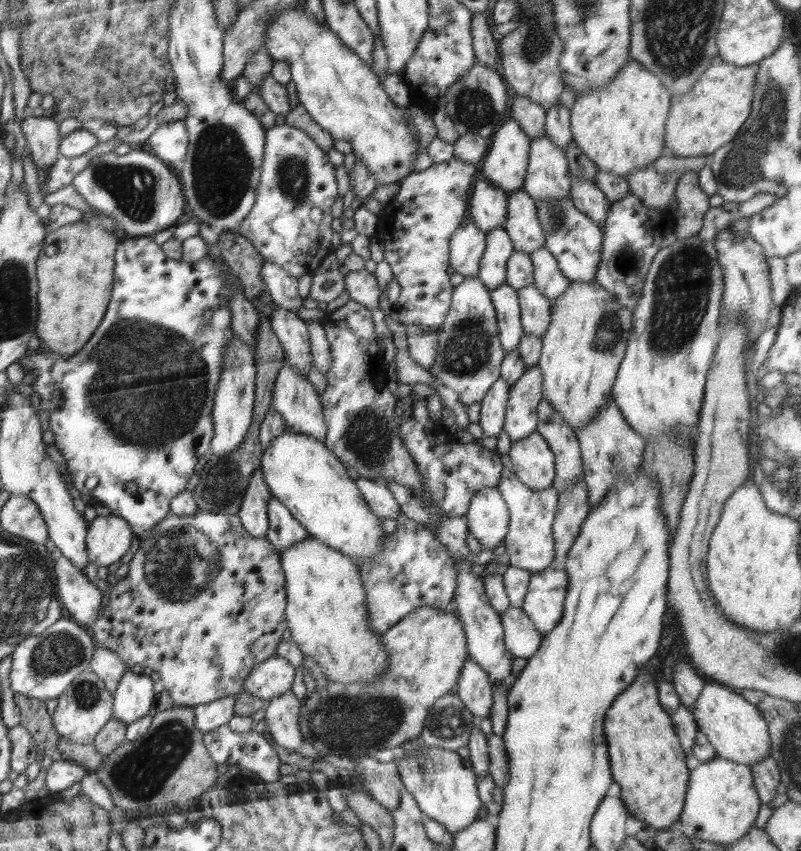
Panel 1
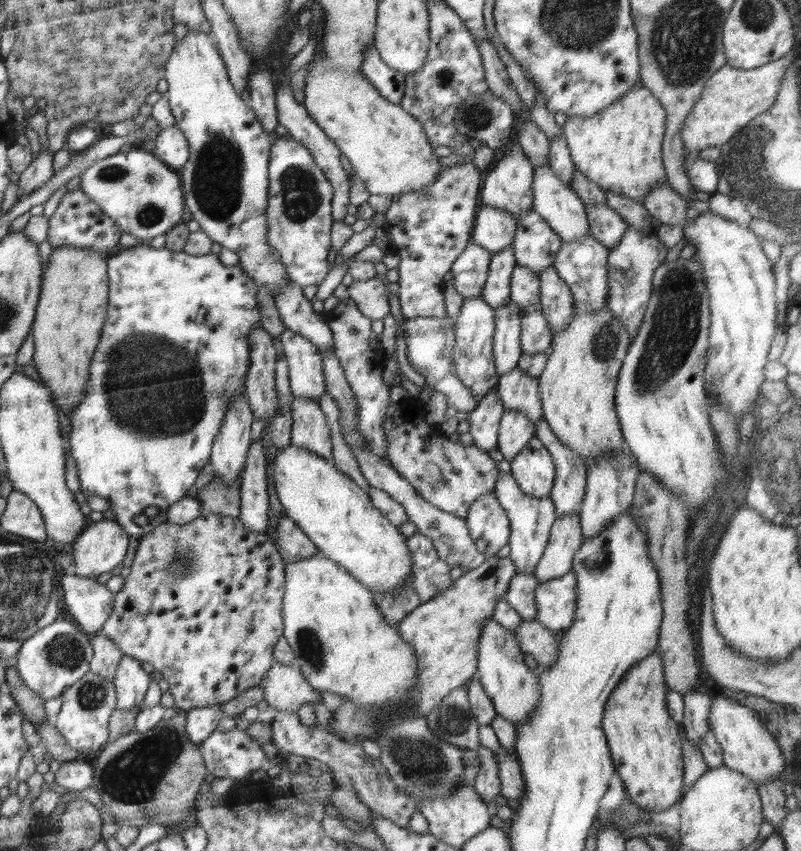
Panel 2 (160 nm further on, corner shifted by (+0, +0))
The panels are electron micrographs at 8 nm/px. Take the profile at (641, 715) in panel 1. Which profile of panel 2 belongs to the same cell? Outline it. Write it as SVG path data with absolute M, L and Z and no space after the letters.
M660 652L633 664L619 686L606 701L603 731L608 748L628 796L634 804L656 814L682 798L683 754L682 727L667 711L665 676Z

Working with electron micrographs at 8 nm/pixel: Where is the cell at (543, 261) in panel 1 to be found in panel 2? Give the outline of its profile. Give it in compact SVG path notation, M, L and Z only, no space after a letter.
M553 266L539 274L539 291L541 310L554 335L565 328L573 315L573 294Z

